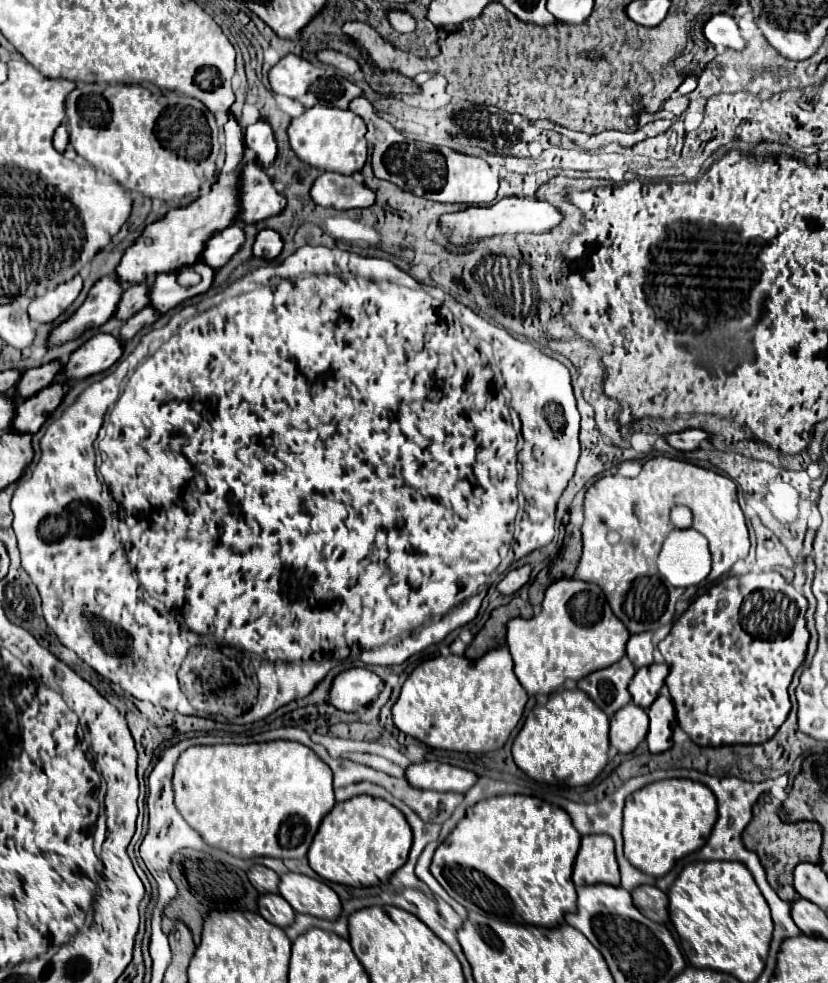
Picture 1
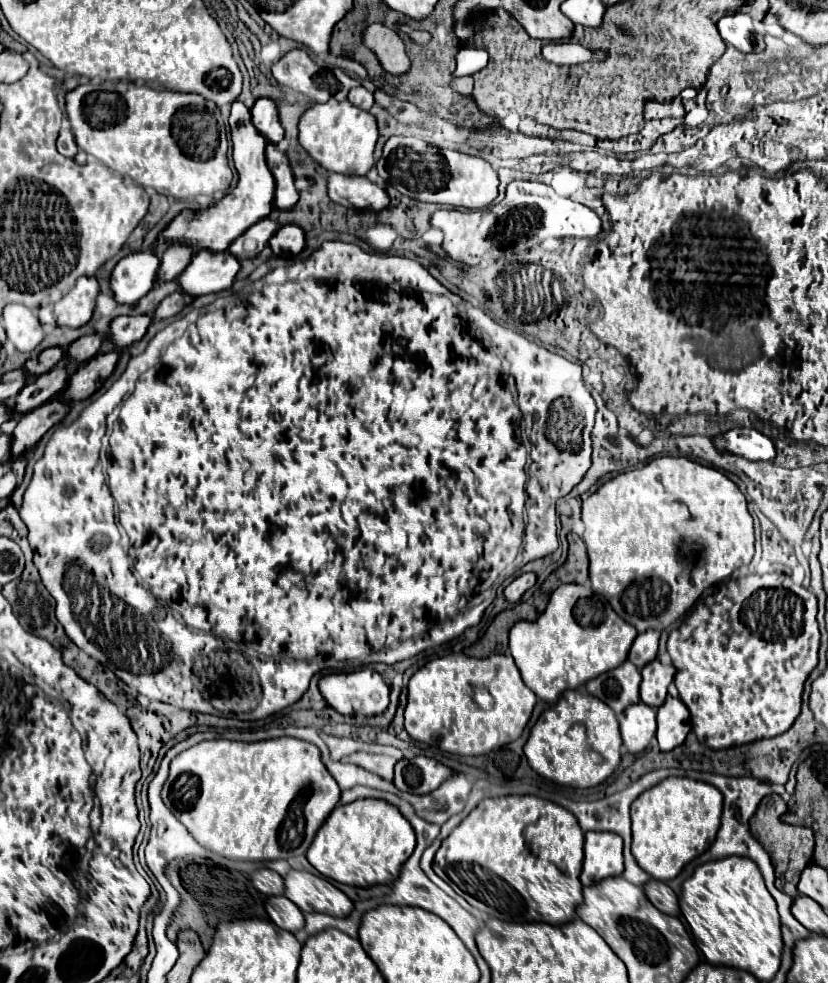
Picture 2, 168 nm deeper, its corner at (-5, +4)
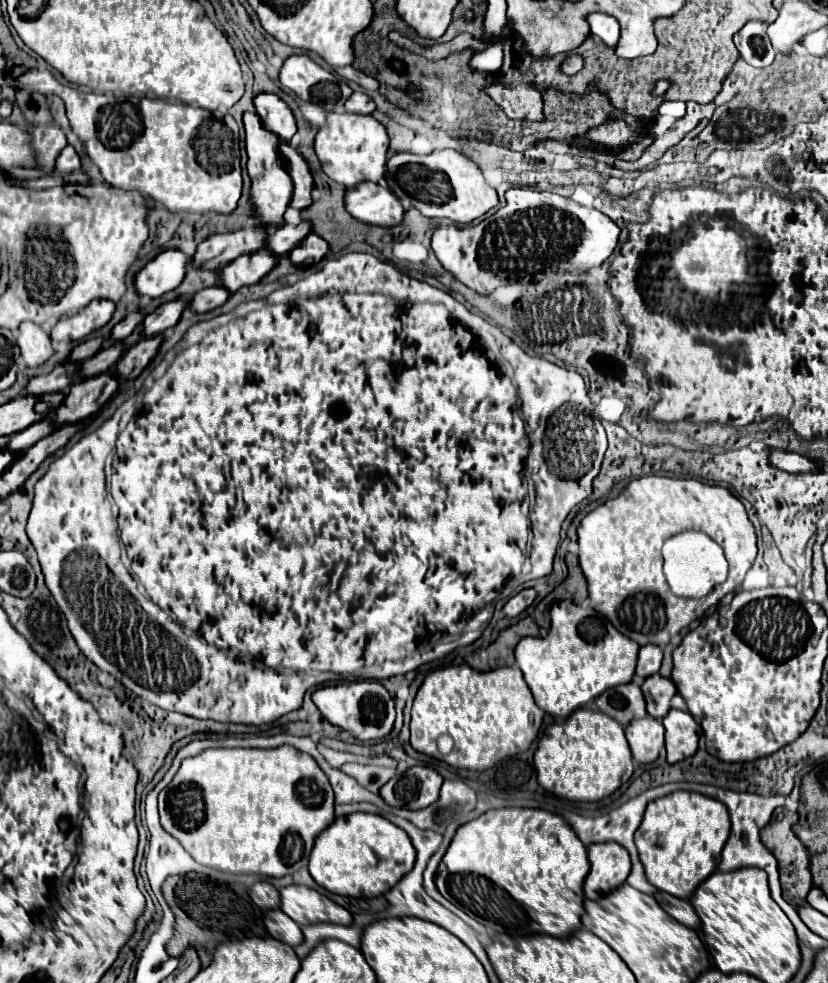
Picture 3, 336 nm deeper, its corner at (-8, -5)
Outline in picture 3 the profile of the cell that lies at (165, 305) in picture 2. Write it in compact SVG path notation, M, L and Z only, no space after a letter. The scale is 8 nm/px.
M210 286L210 288L204 288L204 290L196 292L188 306L194 308L196 312L208 312L208 310L214 310L214 308L222 306L228 298L230 298L230 292L226 288Z

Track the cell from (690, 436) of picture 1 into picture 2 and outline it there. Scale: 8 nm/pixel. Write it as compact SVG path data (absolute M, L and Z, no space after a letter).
M737 427L713 437L713 445L719 451L729 451L751 461L771 461L775 457L775 447L769 437L755 429Z

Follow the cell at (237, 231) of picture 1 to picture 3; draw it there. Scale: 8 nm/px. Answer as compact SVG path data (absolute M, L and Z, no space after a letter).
M300 222L298 226L286 224L274 230L274 234L268 236L268 250L272 250L276 256L282 254L290 254L308 234L312 232L312 224L310 222Z

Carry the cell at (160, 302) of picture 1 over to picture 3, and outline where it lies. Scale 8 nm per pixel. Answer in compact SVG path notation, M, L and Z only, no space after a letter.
M260 250L260 252L238 256L226 268L222 268L220 284L228 288L230 292L236 292L242 286L260 282L276 264L278 264L278 256L270 250Z

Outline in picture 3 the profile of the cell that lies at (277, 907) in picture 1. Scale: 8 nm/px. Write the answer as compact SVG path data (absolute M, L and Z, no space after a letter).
M282 910L264 912L264 926L272 938L282 940L290 946L298 946L304 940L300 926L296 926L296 922L290 916L286 916Z

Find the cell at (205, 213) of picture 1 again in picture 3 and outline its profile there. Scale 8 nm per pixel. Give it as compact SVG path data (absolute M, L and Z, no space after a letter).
M254 112L244 114L246 126L246 152L248 152L248 174L252 178L252 204L256 214L264 224L278 226L282 222L282 214L292 198L292 178L288 176L282 160L280 160L280 138L262 126L262 120Z

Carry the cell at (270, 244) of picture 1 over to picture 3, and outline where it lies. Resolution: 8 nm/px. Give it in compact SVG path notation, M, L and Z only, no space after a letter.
M308 234L308 236L302 240L302 244L292 250L290 260L292 260L296 266L304 264L308 258L310 258L312 264L318 264L318 262L328 254L328 250L330 250L330 246L328 246L328 242L326 242L324 238L320 238L318 234Z

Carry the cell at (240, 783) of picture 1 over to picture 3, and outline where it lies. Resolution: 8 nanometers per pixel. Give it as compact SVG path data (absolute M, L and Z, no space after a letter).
M278 746L278 748L268 748L268 750L258 750L258 748L210 748L200 752L198 756L192 758L184 758L180 770L176 772L174 780L160 792L160 824L162 828L174 836L190 854L192 858L208 868L216 868L222 872L232 872L232 874L262 874L262 876L274 876L274 878L282 878L286 874L294 874L298 872L302 866L308 864L308 856L310 850L314 846L316 836L328 828L334 820L334 792L332 786L326 778L326 774L318 768L318 764L314 762L312 756L292 748L292 746Z

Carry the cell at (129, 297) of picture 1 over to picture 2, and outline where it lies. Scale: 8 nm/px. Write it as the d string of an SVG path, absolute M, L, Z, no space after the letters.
M169 245L161 257L161 271L157 273L157 281L173 281L189 263L191 247Z

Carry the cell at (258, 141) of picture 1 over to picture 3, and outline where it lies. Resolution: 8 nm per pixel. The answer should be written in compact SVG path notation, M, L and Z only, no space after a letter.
M270 92L256 94L254 106L264 126L272 130L274 134L278 134L282 140L288 142L296 134L296 118L280 96L270 94Z

